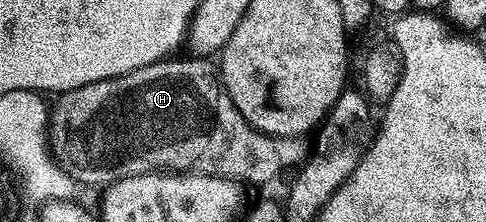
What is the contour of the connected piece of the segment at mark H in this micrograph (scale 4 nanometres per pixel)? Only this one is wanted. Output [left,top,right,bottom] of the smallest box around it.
[49,56,309,188]

